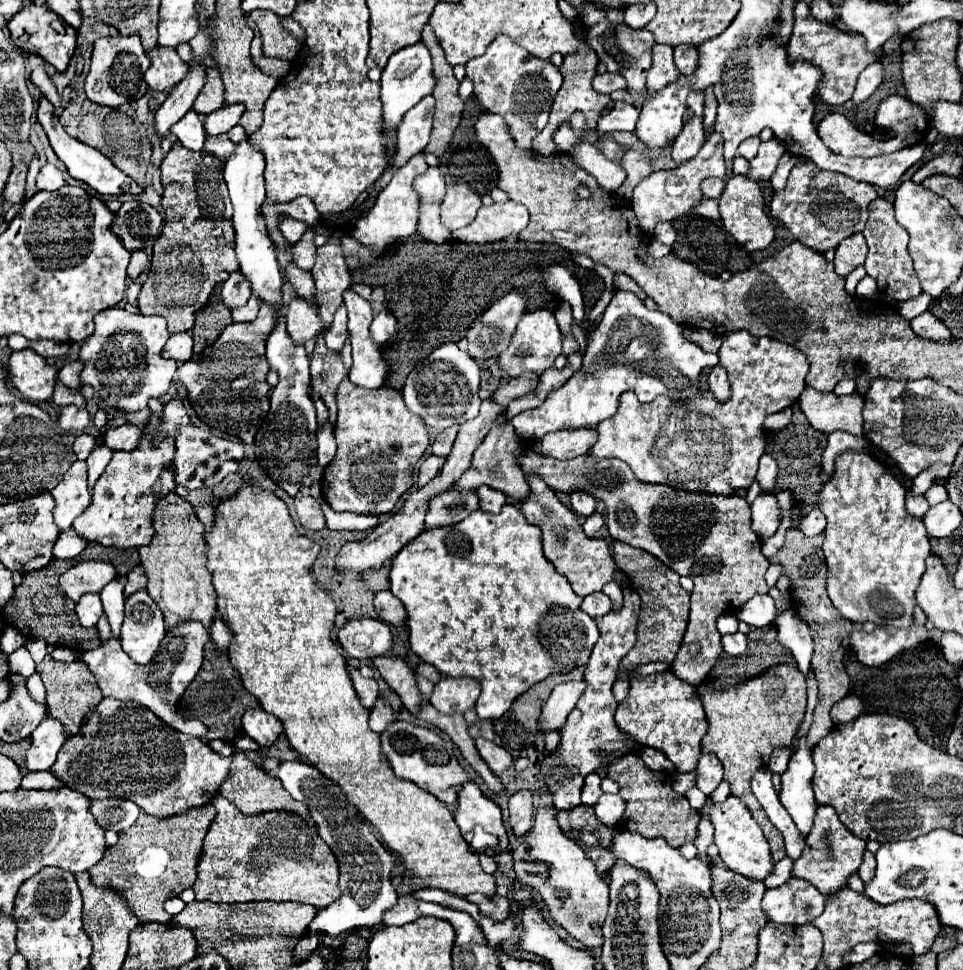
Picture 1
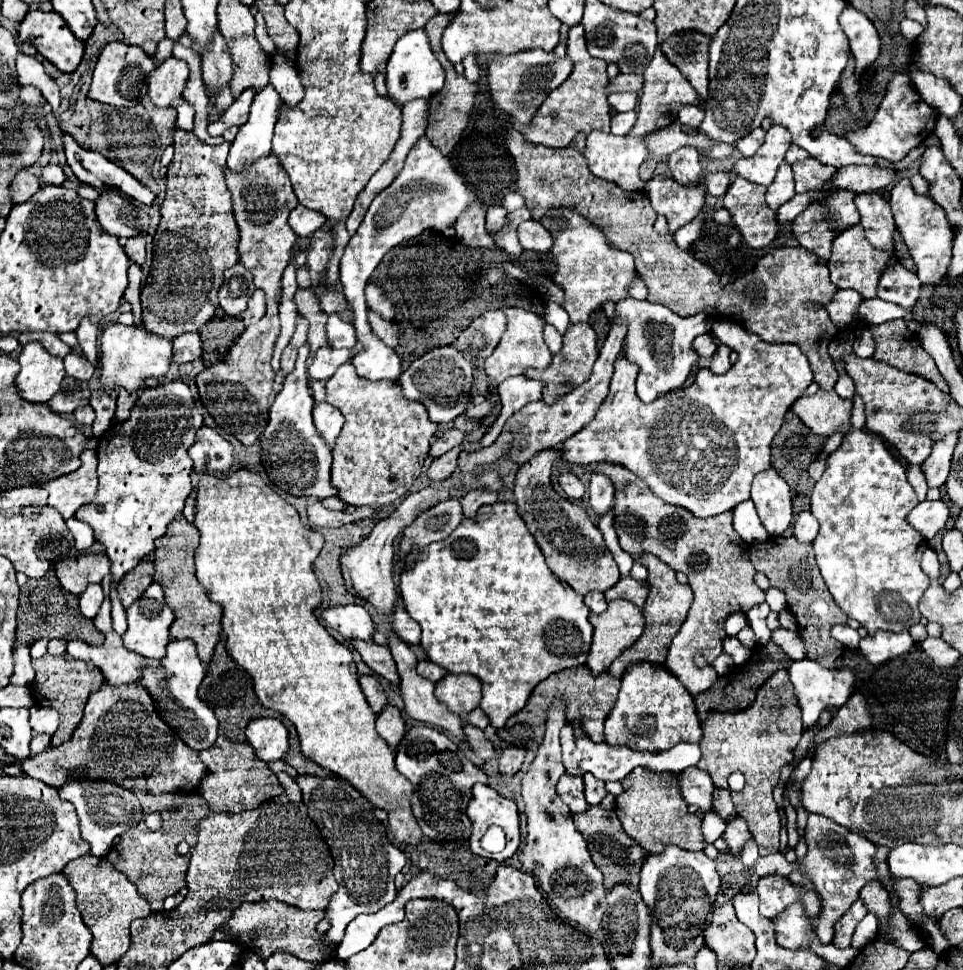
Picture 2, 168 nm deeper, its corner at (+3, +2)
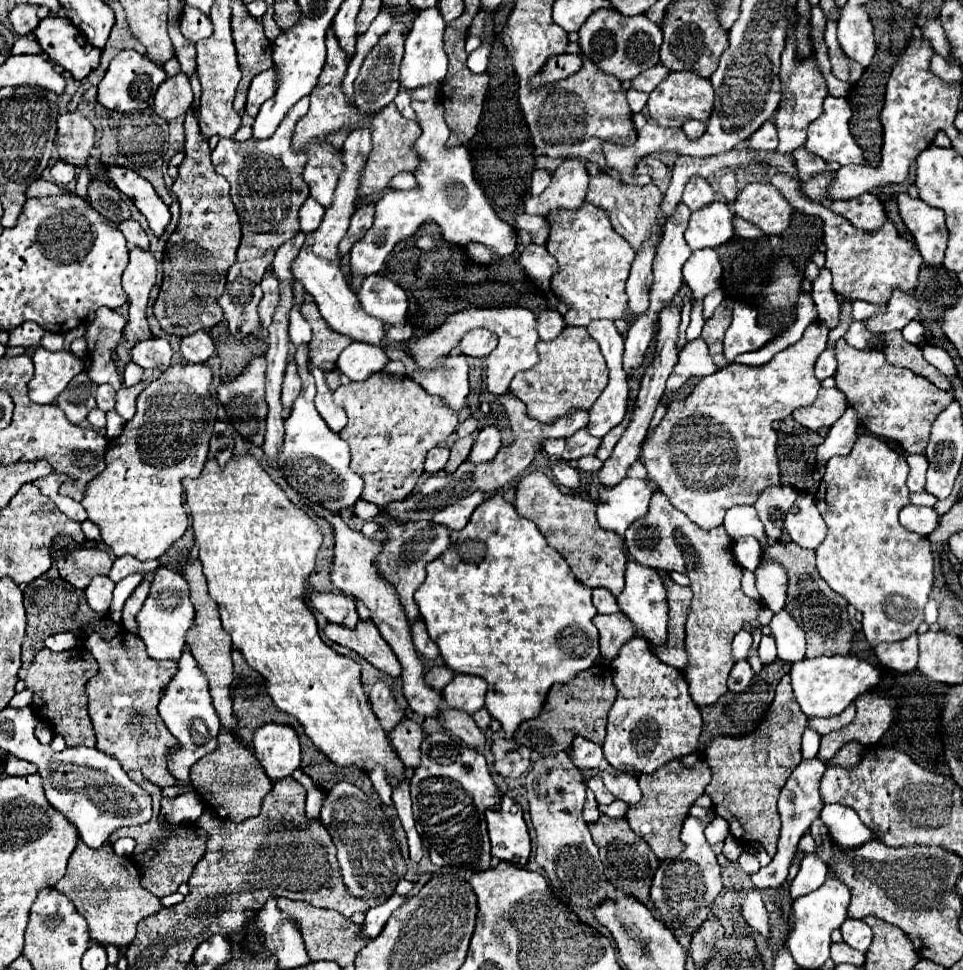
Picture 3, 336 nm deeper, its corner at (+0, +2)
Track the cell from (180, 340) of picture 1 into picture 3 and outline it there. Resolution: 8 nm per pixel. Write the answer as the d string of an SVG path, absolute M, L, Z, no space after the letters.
M197 331L193 335L183 337L181 353L187 363L205 363L215 353L211 335L207 331Z

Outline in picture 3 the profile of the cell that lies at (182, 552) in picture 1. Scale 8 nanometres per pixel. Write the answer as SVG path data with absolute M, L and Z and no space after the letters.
M189 559L183 563L183 575L191 587L191 601L195 605L195 625L191 627L191 631L187 633L187 645L197 661L197 665L201 667L201 671L207 675L209 679L209 691L213 697L213 705L215 711L221 719L221 725L235 733L237 727L237 717L233 715L233 703L231 703L231 683L233 683L233 659L231 659L231 635L221 627L221 619L219 619L219 609L217 603L209 597L207 593L207 579L201 571L201 563L197 559Z

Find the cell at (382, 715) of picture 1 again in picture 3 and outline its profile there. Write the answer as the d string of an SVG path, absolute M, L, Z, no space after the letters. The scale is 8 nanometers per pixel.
M403 719L393 733L389 733L389 741L393 745L393 749L397 751L399 759L403 761L405 769L415 771L421 763L421 743L423 743L425 735L421 731L421 727L411 721L411 719Z

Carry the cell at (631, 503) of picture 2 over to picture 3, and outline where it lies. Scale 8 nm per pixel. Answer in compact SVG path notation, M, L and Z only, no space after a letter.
M653 493L649 513L633 523L625 531L625 543L635 561L661 571L679 571L691 579L693 601L687 617L687 653L689 667L685 679L689 693L697 705L713 705L723 693L727 693L727 677L735 665L731 645L721 645L725 639L733 639L745 623L757 623L759 607L741 591L741 567L731 559L731 537L721 527L713 531L701 531L689 517L677 511L663 493Z

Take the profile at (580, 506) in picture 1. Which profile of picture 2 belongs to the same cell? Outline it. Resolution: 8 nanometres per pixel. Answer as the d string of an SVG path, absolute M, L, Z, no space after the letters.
M564 471L564 473L560 473L558 481L560 481L560 487L564 489L564 493L566 493L568 499L572 499L572 501L582 501L586 489L584 489L582 481L580 481L576 475Z

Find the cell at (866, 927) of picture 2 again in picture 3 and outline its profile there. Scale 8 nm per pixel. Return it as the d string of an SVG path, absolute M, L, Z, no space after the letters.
M847 919L841 925L841 933L843 933L843 941L847 945L851 945L857 951L867 951L873 939L873 931L865 921L857 921L857 919Z

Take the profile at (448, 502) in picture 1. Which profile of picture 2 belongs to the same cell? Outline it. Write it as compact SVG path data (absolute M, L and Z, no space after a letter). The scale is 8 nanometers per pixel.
M446 499L422 515L404 531L400 541L400 557L396 561L396 573L402 569L402 563L412 549L412 545L430 545L434 541L446 539L462 523L462 505L458 499Z

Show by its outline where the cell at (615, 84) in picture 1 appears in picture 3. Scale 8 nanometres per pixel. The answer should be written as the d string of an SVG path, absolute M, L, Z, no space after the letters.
M659 63L657 67L651 67L649 71L637 75L637 77L631 81L631 85L633 85L633 89L637 89L637 91L651 93L651 91L665 79L665 75L669 75L669 69Z

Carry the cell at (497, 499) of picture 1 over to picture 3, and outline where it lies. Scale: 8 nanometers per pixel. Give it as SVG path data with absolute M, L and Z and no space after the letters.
M481 491L471 493L469 497L459 499L457 503L451 503L449 507L437 511L437 515L433 517L433 523L443 525L443 527L447 527L451 531L459 531L459 529L463 529L467 525L471 513L477 509L479 503L483 503L483 499L485 499L485 495Z

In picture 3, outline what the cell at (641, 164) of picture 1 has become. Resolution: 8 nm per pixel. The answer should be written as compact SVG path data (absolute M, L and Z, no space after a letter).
M647 157L643 163L639 163L637 165L637 173L649 175L655 183L661 183L661 181L667 179L667 167L655 157Z

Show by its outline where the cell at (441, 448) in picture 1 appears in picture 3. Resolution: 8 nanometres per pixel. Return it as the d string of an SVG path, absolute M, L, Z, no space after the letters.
M443 447L431 449L429 455L427 455L427 461L425 461L425 471L429 475L435 475L435 473L443 471L447 459L449 459L449 449L443 449Z

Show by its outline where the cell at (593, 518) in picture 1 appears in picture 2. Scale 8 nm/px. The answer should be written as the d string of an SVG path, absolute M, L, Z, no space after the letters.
M592 473L590 477L590 489L588 489L588 501L590 501L590 509L594 511L594 515L604 515L610 507L612 507L612 499L614 499L614 487L610 483L608 477L600 475L600 473Z

